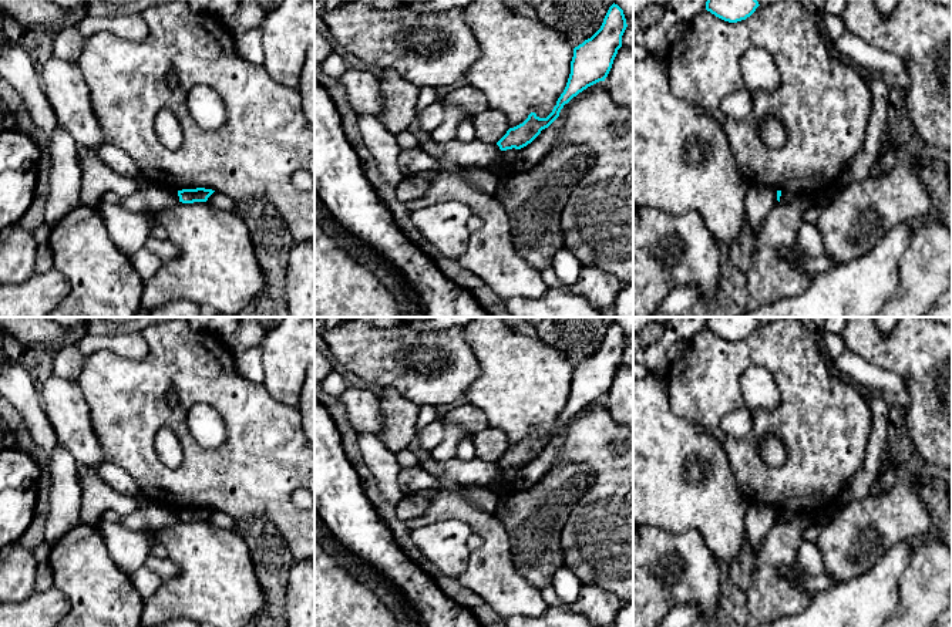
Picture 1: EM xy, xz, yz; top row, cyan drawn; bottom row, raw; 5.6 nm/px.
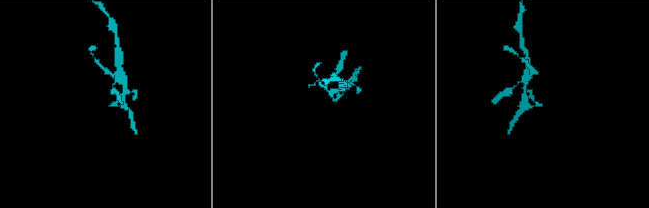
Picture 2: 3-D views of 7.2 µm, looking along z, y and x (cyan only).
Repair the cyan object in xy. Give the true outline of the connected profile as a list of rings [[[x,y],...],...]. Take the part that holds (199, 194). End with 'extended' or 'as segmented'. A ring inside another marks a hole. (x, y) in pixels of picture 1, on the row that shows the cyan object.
[[[205,188],[182,189],[178,191],[178,196],[182,203],[206,202],[213,192],[215,191]]]; as segmented

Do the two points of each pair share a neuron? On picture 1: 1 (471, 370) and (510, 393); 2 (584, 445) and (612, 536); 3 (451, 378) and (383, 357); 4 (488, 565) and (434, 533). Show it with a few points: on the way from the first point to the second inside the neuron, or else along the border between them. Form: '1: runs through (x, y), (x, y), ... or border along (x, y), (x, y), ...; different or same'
1: border along (470, 343), (480, 367), (480, 376), (464, 395); different
2: runs through (606, 468), (612, 474), (612, 513); same
3: runs through (434, 378), (406, 374), (400, 368); same
4: border along (470, 550), (466, 569), (457, 579); different

